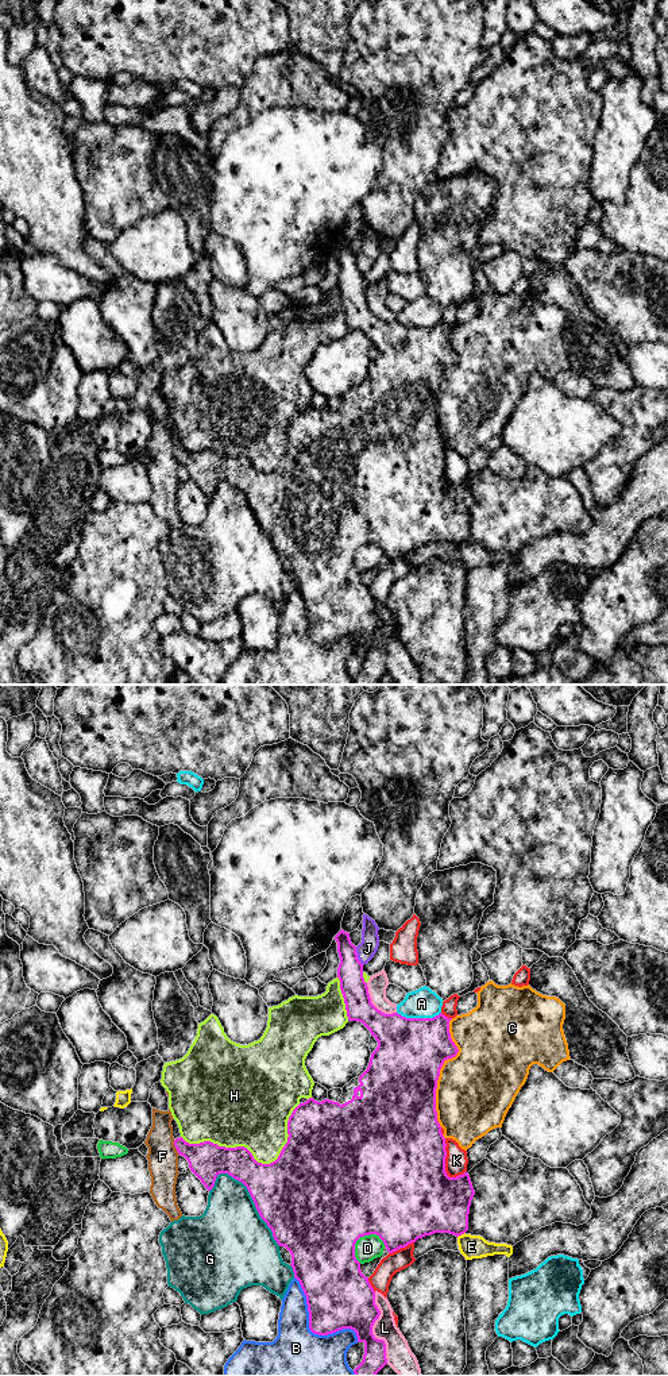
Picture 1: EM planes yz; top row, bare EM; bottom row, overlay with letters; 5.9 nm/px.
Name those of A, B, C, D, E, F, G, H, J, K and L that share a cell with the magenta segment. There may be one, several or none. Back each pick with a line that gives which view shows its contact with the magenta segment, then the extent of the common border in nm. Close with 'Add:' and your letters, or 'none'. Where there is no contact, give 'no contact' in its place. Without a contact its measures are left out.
Add: none

